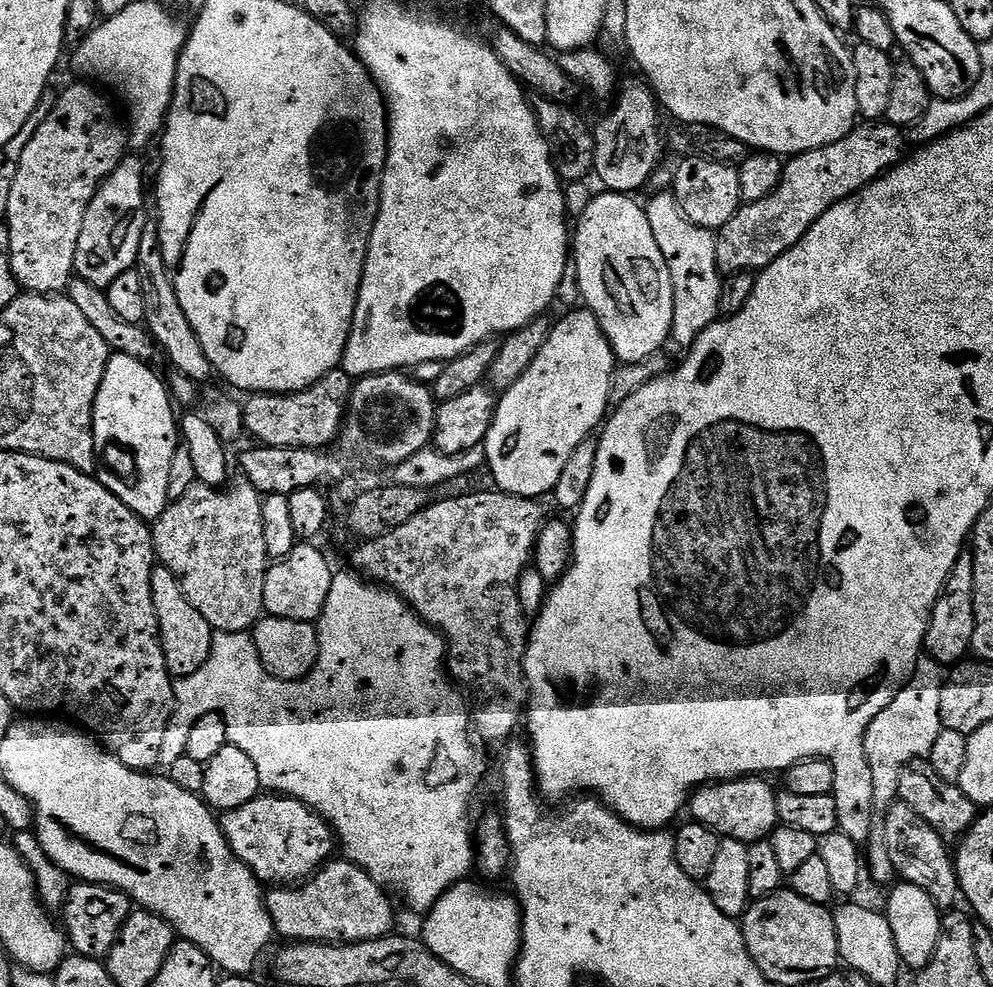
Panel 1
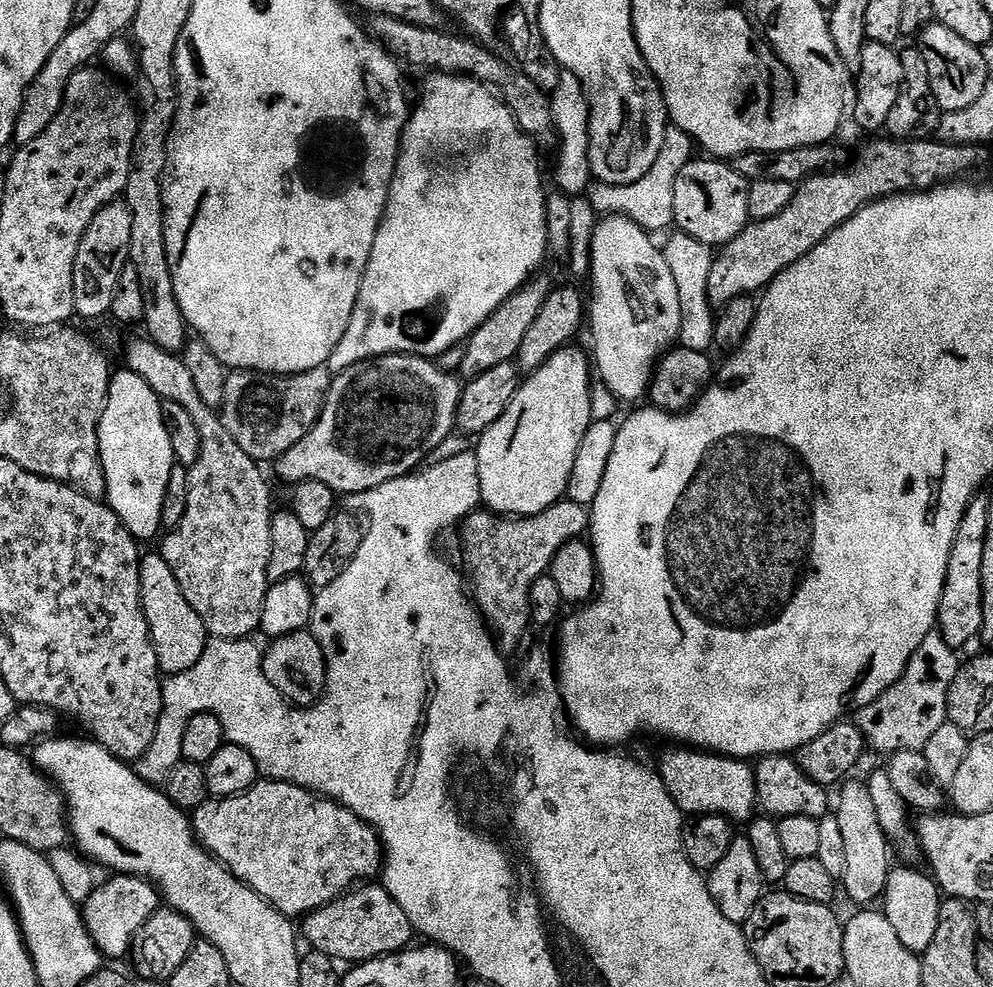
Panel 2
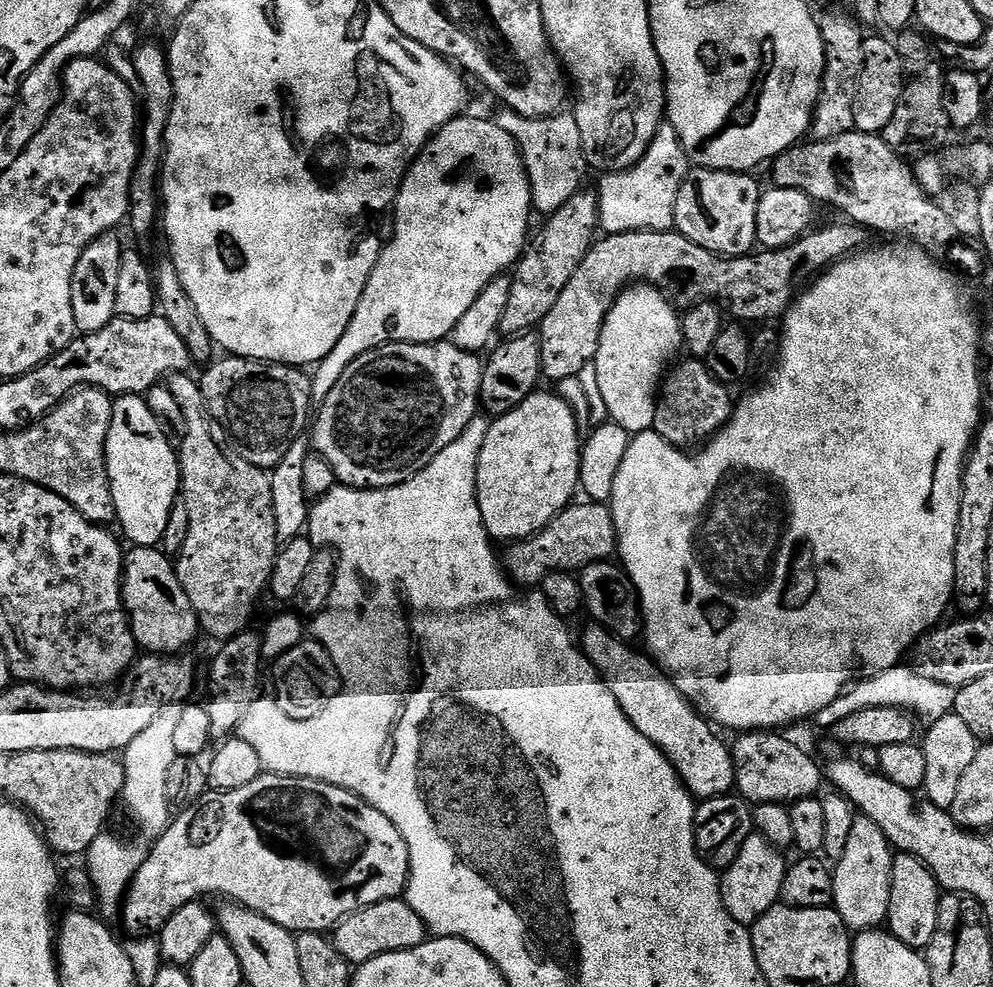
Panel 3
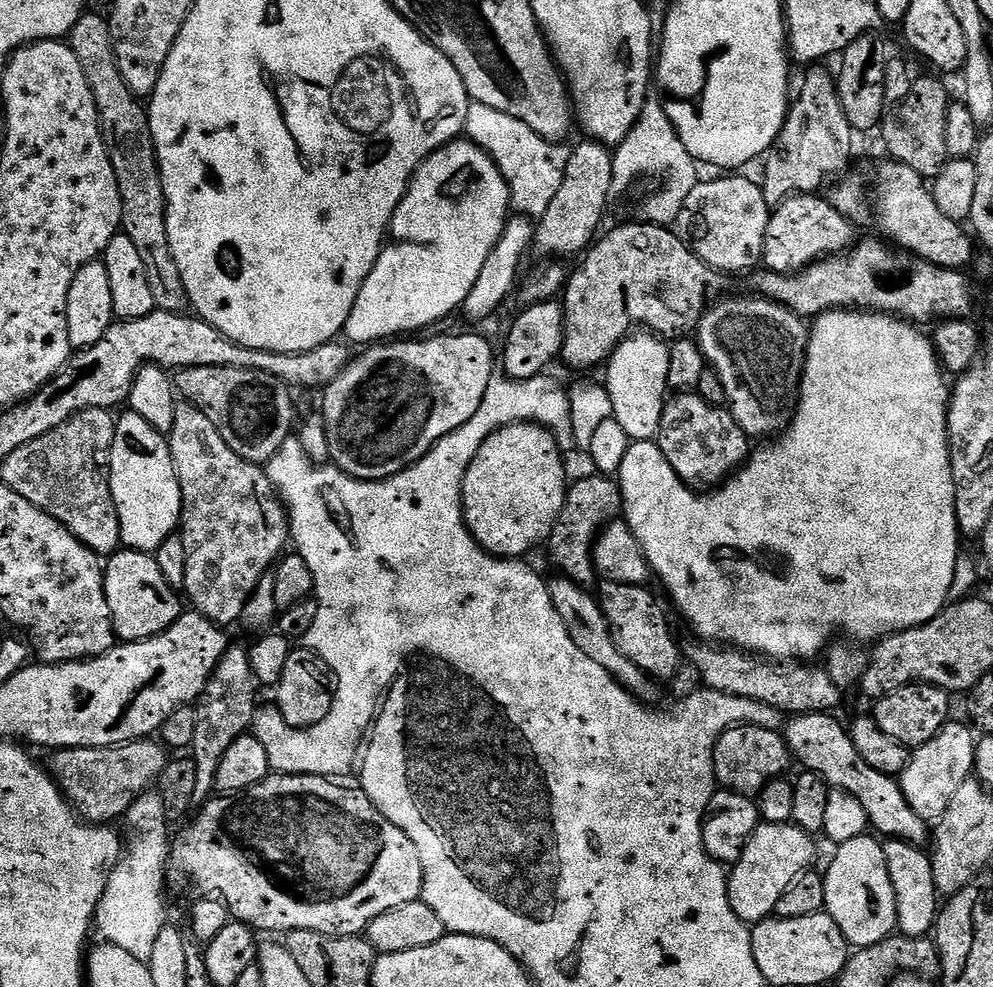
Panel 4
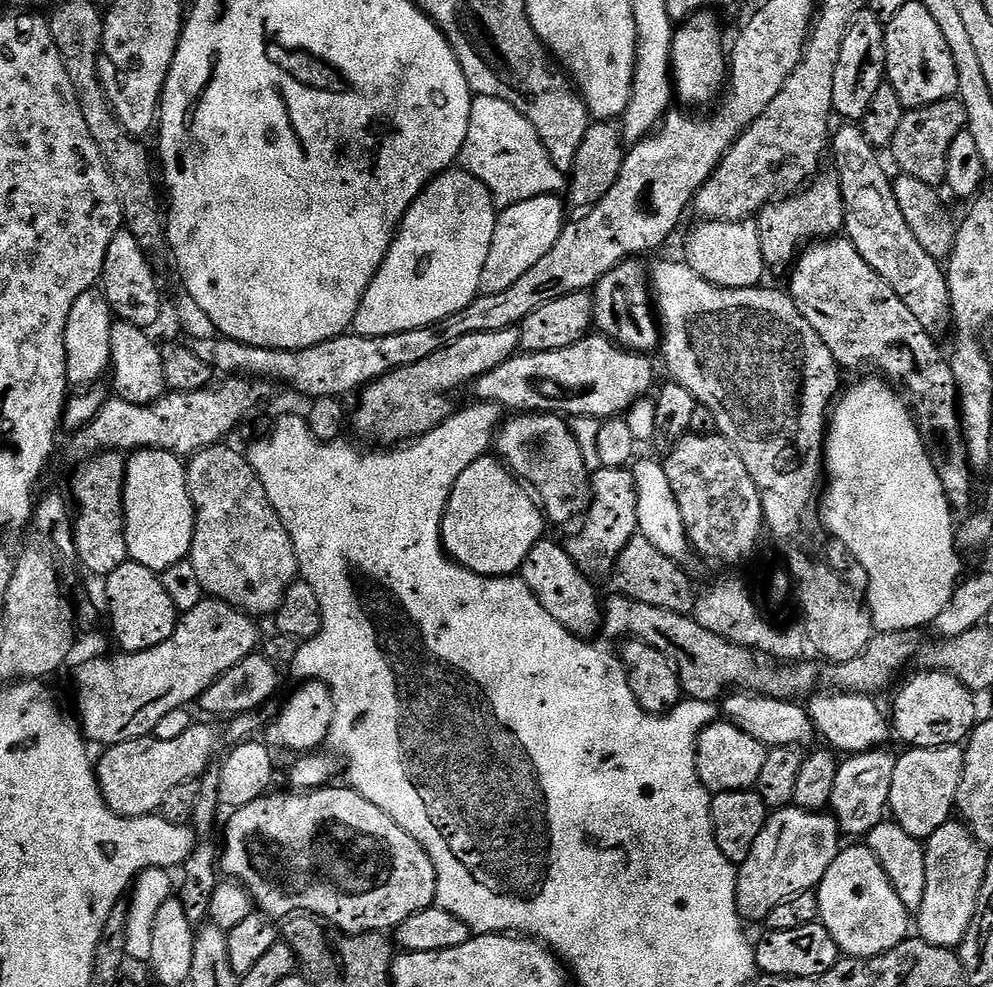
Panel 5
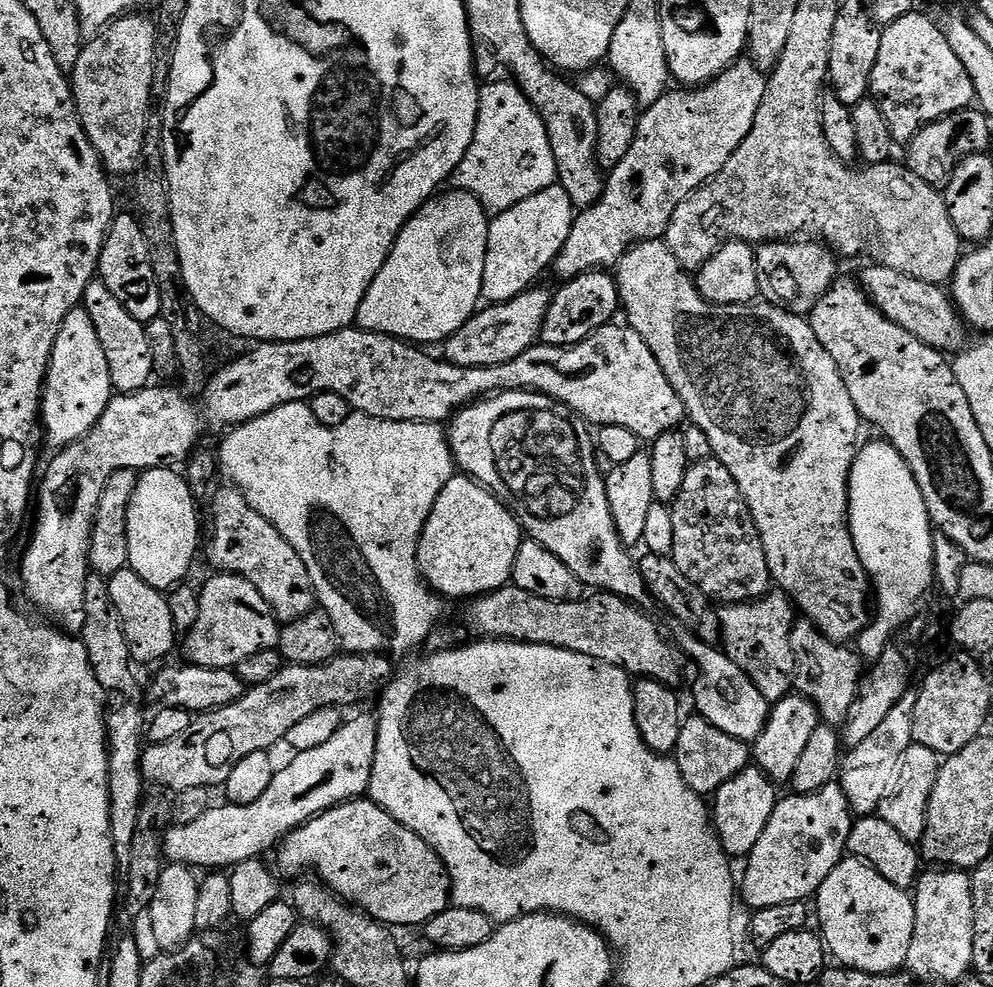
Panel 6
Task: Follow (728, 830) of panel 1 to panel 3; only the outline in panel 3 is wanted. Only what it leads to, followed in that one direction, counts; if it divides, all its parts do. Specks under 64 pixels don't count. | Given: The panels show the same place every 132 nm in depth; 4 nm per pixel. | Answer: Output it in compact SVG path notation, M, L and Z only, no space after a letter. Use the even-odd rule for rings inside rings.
M588 622L584 633L578 636L578 647L614 694L622 714L634 722L634 730L650 738L650 742L666 754L693 798L697 801L709 800L727 796L735 789L731 747L716 737L717 729L677 692L672 681L647 655L639 656L632 646L595 622Z

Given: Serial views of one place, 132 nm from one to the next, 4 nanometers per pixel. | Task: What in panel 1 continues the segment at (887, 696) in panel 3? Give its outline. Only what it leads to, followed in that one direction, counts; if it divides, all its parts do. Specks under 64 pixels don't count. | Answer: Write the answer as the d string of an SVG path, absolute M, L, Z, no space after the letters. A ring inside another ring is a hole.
M921 658L916 663L914 674L896 695L894 702L890 702L890 706L886 706L886 710L882 710L874 722L870 722L864 735L864 749L866 762L870 762L877 809L887 810L898 800L904 767L925 759L930 750L934 750L934 741L938 739L942 727L940 707L945 679L945 669L938 661Z

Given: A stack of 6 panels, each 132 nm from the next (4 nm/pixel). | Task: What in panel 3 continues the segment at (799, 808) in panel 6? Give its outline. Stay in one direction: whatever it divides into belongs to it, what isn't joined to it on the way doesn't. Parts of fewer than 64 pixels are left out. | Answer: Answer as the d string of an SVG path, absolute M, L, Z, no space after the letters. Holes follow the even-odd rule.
M753 834L750 838L746 838L746 842L742 842L738 858L734 858L729 868L723 869L720 881L724 908L737 922L751 926L758 918L762 918L762 914L766 914L766 910L781 903L780 891L789 865L784 856L785 853L781 849L770 846L761 836Z

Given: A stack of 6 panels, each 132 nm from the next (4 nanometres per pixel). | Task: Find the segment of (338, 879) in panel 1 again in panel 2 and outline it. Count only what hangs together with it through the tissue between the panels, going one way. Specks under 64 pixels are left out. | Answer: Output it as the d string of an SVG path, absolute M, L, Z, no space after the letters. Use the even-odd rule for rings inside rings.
M382 886L357 887L308 913L302 920L302 936L312 943L309 945L315 951L332 957L336 962L363 962L377 960L380 956L393 956L395 952L405 951L414 939L410 918L406 918L402 906L398 906Z

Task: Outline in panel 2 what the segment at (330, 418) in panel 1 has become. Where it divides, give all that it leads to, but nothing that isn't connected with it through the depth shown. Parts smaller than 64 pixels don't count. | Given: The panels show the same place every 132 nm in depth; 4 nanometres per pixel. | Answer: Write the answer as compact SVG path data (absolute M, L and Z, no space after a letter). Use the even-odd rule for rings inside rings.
M327 367L299 372L293 376L269 376L266 372L229 371L226 394L218 409L219 427L224 427L227 439L238 442L251 460L275 462L290 446L298 446L324 409L333 373Z

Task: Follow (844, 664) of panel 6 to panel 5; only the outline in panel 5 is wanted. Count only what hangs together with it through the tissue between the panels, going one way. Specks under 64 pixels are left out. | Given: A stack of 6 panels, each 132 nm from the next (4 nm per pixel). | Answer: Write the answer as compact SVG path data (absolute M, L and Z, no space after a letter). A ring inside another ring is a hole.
M824 690L813 695L807 701L808 717L812 719L813 729L821 736L827 747L840 754L855 754L858 752L871 752L885 747L890 740L890 720L875 704L873 697L858 692L841 692L833 694Z

